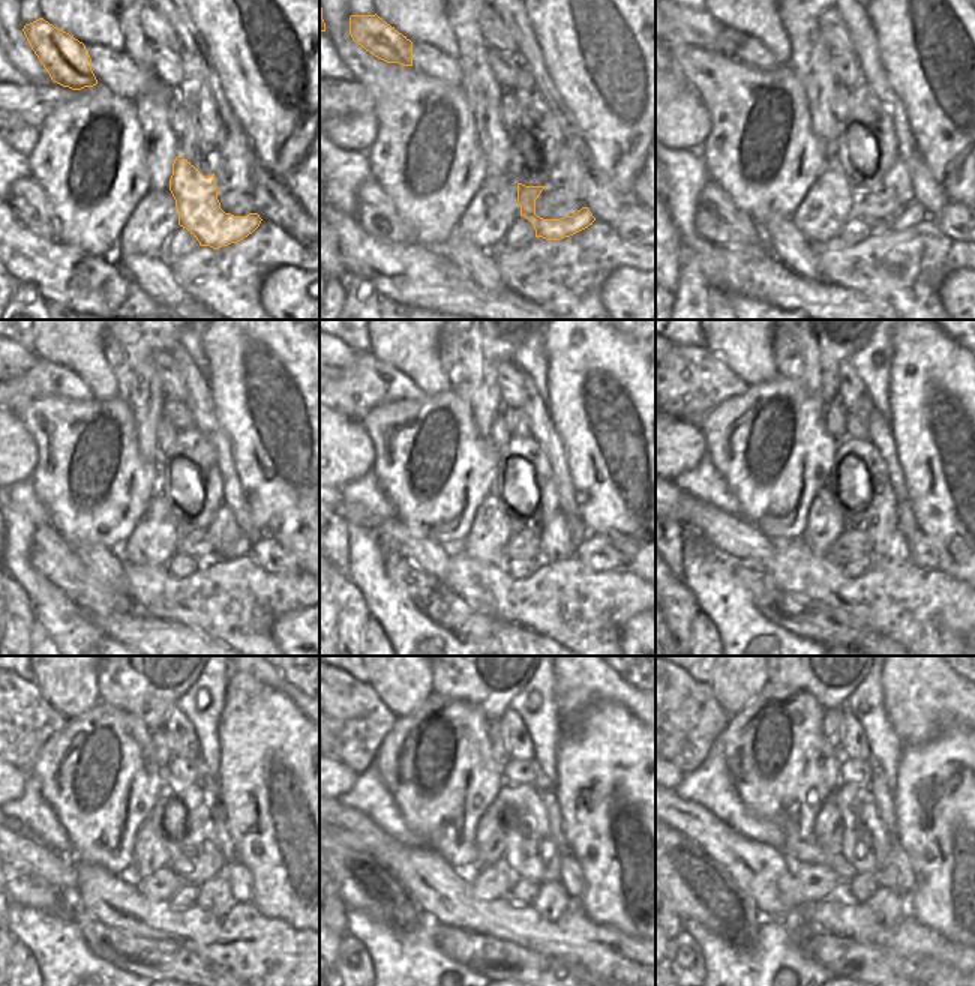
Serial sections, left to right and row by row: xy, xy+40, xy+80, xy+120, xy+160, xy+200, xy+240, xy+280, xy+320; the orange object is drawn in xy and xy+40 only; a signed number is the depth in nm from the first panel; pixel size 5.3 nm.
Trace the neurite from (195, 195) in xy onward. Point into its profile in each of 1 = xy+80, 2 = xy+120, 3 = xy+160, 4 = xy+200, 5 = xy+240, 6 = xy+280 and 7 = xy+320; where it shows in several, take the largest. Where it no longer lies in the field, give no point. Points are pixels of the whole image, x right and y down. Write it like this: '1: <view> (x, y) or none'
1: xy+80 (914, 213)
2: xy+120 (242, 547)
3: xy+160 (576, 529)
4: xy+200 (908, 526)
5: xy+240 (221, 830)
6: xy+280 (554, 818)
7: xy+320 (879, 787)

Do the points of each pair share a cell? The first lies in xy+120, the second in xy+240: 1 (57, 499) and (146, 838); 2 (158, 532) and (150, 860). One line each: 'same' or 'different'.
1: different
2: same

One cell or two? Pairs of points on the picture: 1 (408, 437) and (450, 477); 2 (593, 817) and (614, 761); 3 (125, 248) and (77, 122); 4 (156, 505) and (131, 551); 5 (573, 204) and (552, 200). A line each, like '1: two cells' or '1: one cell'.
1: one cell
2: one cell
3: two cells
4: one cell
5: one cell

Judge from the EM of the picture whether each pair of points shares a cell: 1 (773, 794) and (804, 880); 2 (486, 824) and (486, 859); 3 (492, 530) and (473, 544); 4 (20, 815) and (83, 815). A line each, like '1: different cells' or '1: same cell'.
1: different cells
2: same cell
3: same cell
4: different cells

